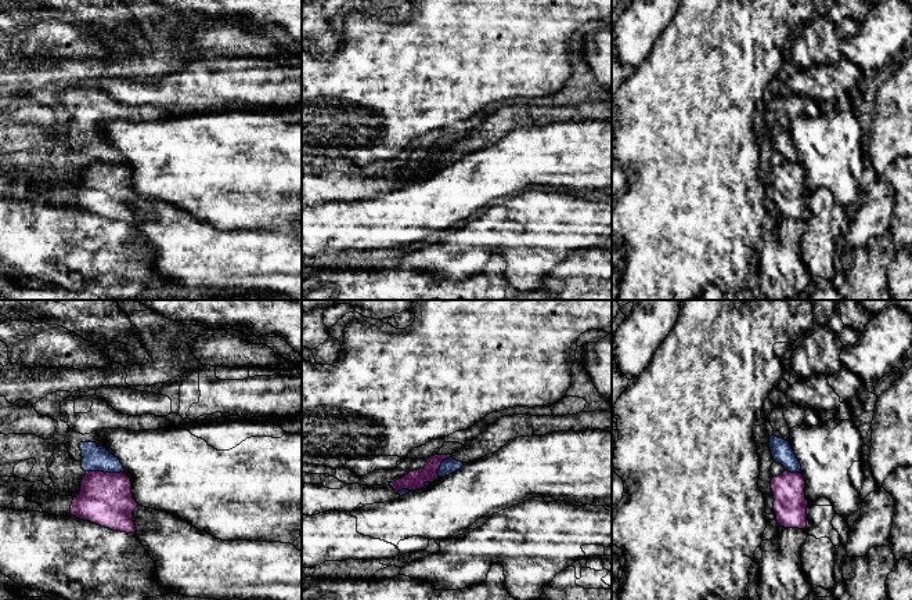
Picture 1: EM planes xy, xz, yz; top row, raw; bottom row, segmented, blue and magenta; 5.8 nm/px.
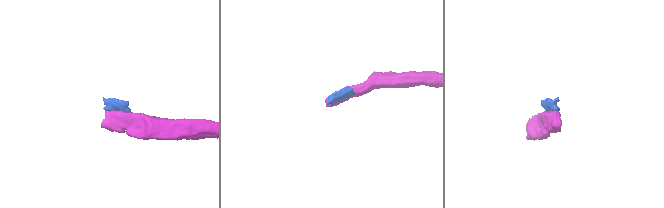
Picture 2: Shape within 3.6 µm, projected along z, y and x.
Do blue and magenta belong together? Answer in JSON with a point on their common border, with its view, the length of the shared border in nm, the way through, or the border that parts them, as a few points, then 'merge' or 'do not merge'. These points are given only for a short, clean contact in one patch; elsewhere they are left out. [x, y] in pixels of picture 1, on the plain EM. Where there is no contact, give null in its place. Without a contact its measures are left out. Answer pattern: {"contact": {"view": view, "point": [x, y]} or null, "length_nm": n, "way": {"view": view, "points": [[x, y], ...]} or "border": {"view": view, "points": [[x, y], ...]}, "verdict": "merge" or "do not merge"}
{"contact": {"view": "xy", "point": [105, 162]}, "length_nm": 220, "border": {"view": "xy", "points": [[86, 161], [123, 163]]}, "verdict": "do not merge"}

